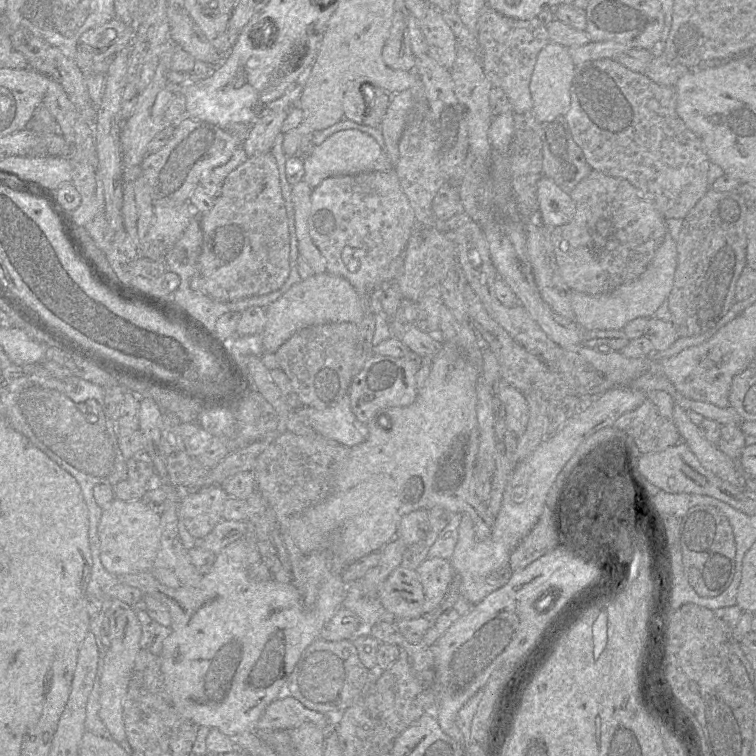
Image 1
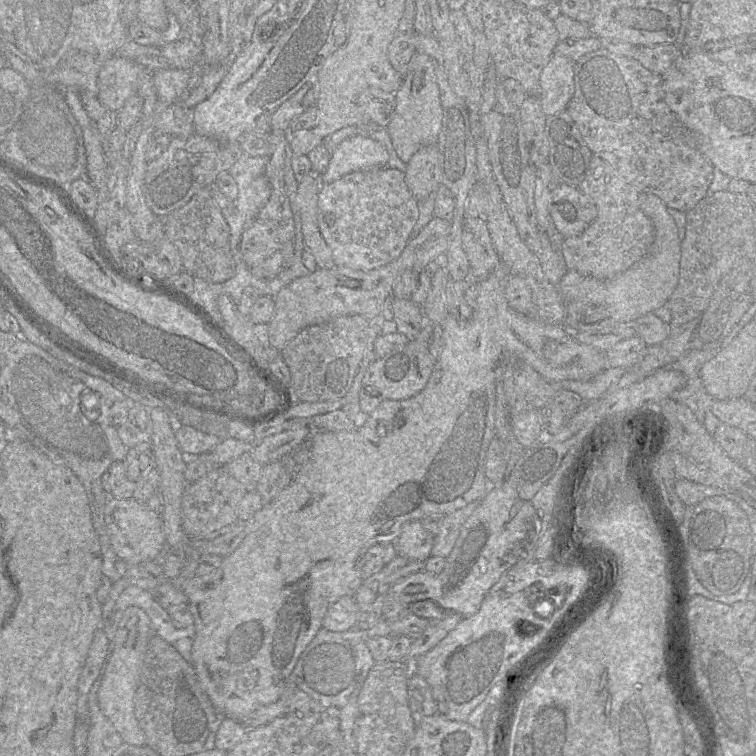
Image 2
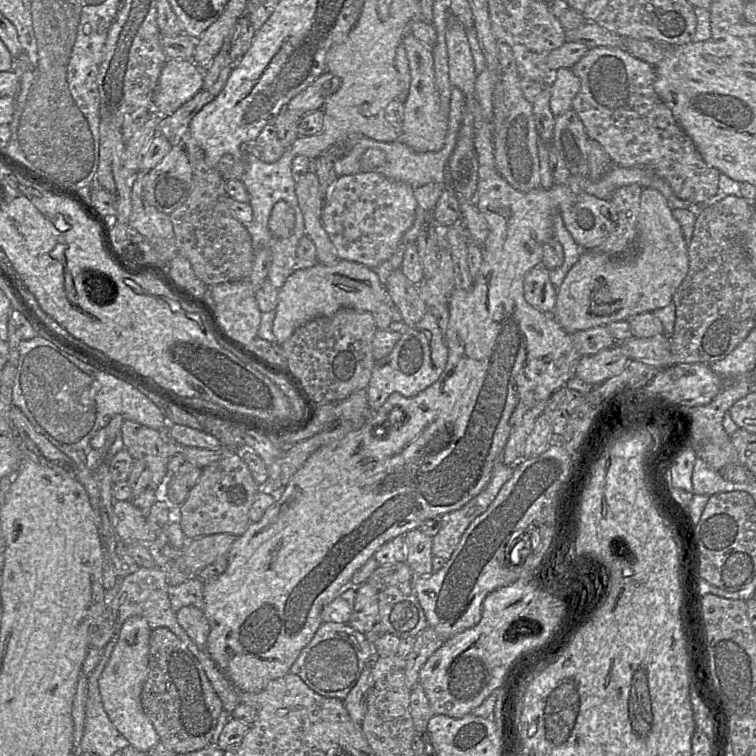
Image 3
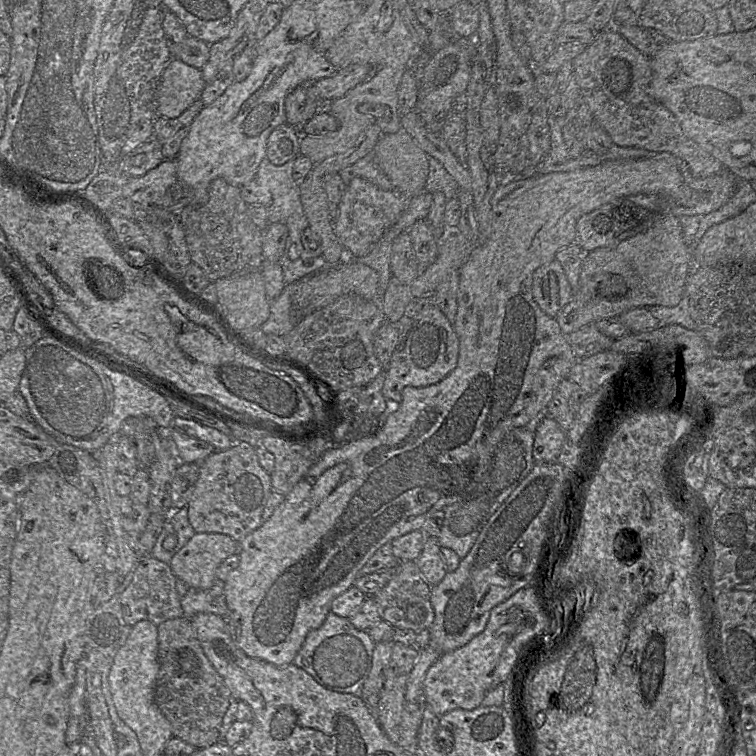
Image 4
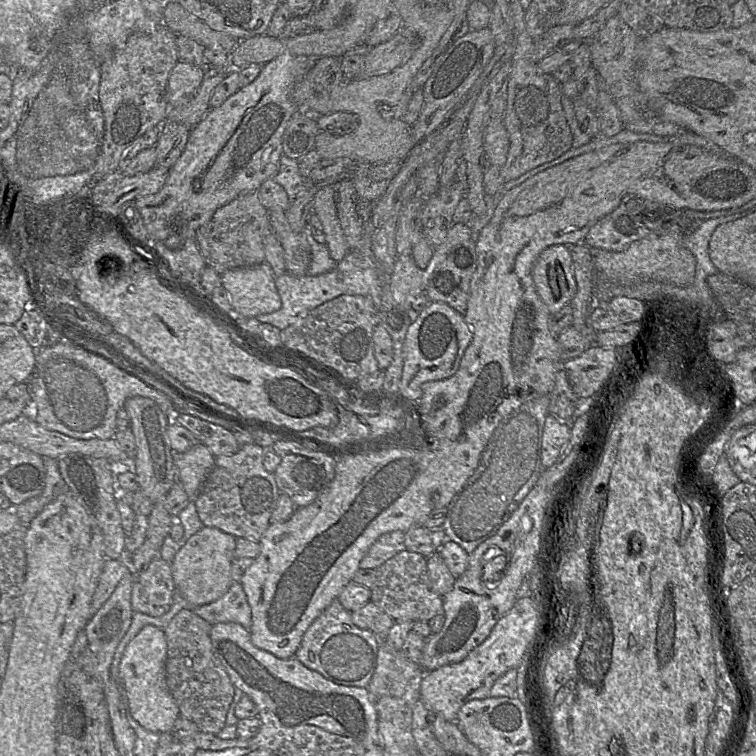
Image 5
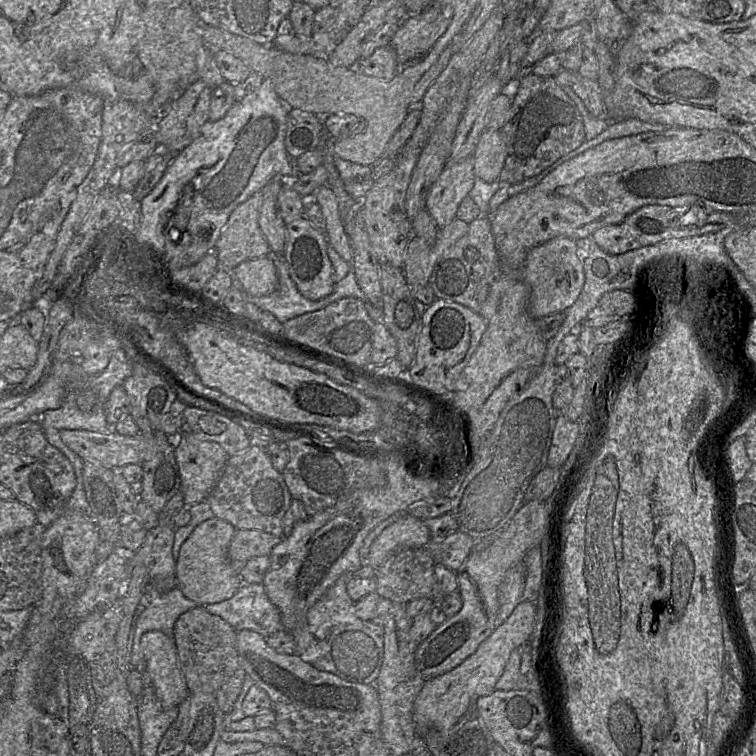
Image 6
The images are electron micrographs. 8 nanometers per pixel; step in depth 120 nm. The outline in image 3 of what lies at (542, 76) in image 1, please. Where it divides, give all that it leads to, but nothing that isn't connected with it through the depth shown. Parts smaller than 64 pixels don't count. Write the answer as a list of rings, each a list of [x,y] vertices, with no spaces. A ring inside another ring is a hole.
[[[560,68],[555,71],[555,78],[550,86],[550,109],[558,117],[572,108],[572,102],[580,89],[580,80],[572,69]]]

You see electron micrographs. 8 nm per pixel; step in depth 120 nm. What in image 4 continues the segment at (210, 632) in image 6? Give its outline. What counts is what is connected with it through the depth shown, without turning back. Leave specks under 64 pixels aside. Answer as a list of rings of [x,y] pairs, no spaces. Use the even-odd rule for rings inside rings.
[[[190,618],[169,619],[157,626],[158,674],[155,703],[170,723],[173,737],[206,749],[219,740],[223,717],[232,696],[230,690],[206,657]]]

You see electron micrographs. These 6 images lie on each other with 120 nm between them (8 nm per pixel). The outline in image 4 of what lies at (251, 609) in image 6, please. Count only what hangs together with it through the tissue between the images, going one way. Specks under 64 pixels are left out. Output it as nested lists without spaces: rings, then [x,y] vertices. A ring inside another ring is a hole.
[[[219,579],[206,590],[190,587],[180,599],[180,603],[187,618],[200,612],[206,612],[217,614],[226,620],[230,614],[224,594],[224,581]]]

